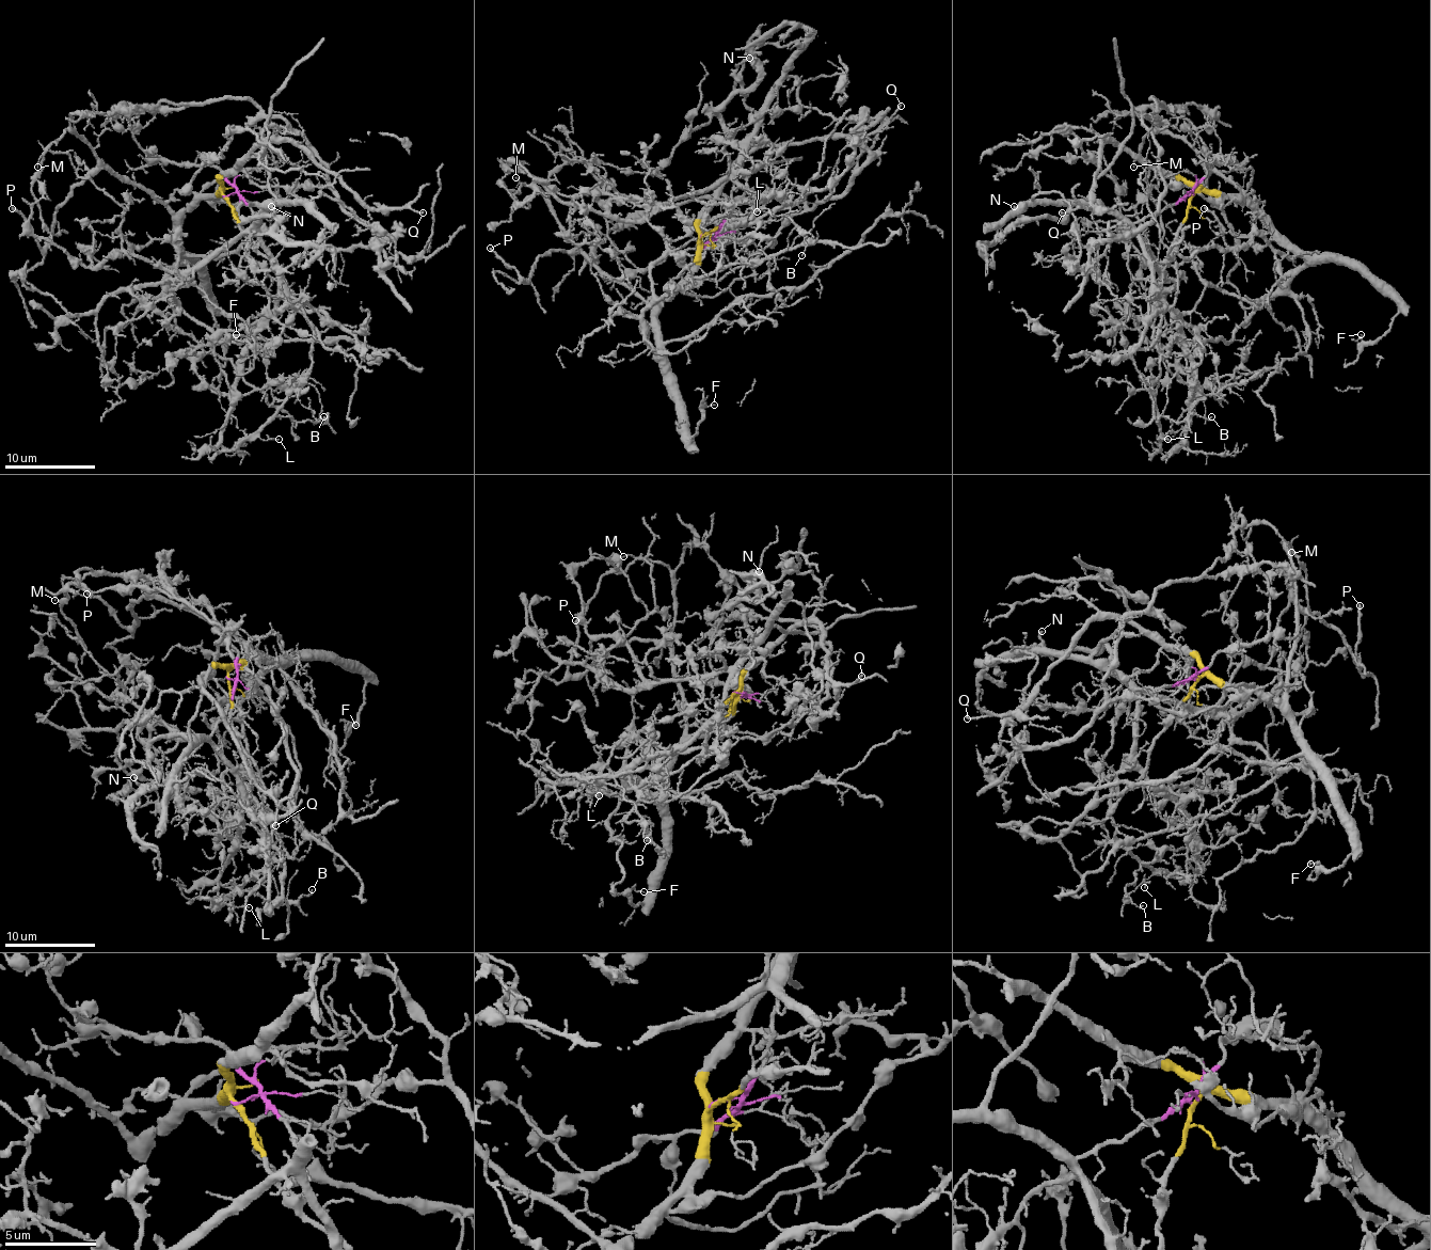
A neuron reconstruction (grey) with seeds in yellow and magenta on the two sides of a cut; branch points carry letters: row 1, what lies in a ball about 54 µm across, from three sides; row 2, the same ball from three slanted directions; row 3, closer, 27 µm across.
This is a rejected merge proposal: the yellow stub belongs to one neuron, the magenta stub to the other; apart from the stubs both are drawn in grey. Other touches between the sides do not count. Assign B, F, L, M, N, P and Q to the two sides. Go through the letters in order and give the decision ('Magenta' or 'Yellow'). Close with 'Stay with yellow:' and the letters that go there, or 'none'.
B: Magenta
F: Yellow
L: Magenta
M: Yellow
N: Magenta
P: Yellow
Q: Yellow
Stay with yellow: F, M, P, Q

